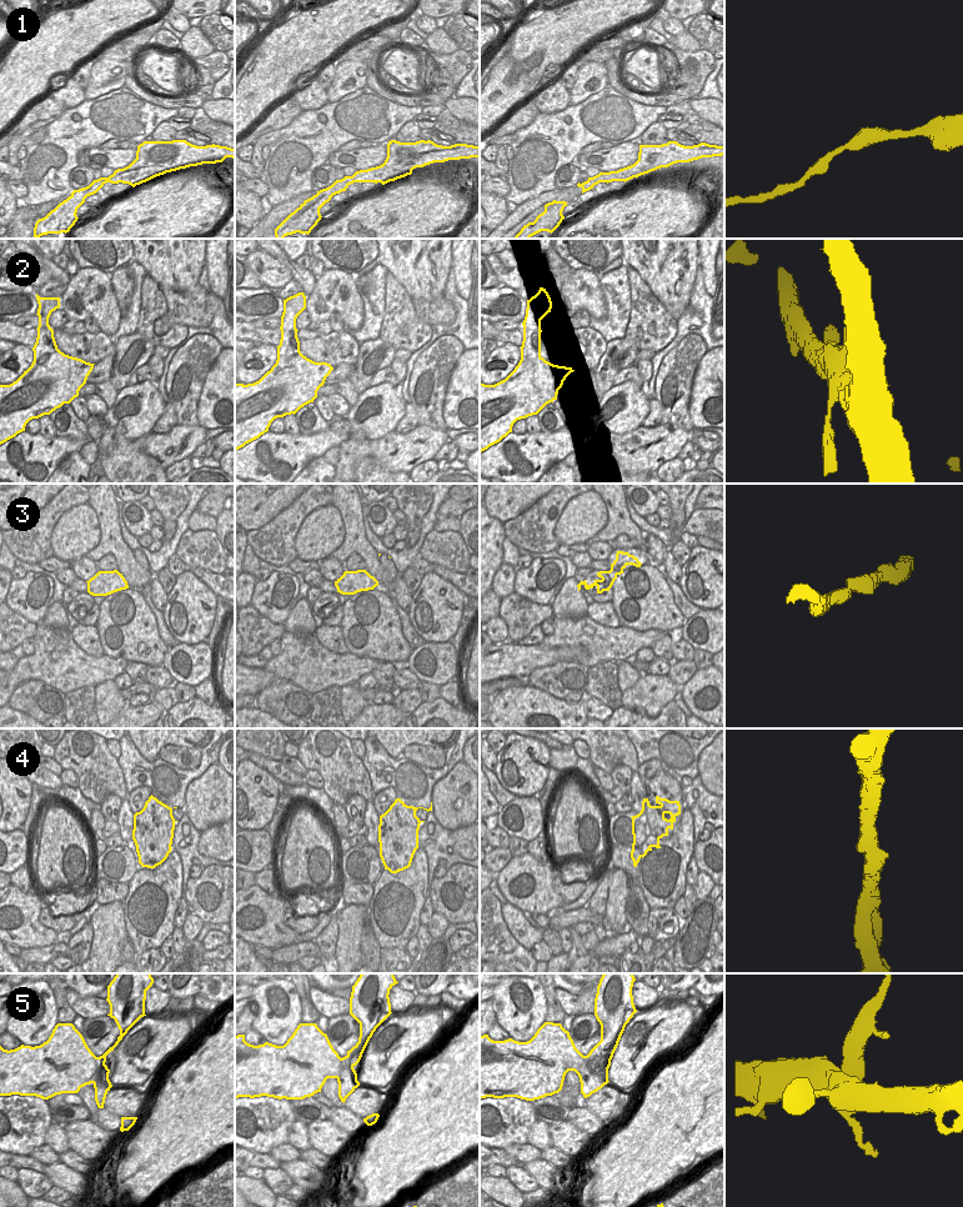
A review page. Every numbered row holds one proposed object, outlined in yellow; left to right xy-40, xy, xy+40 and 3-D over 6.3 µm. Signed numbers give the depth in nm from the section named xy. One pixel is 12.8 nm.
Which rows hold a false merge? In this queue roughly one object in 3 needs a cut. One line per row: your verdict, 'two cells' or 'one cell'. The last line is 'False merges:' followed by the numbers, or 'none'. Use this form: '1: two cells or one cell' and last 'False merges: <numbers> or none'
1: one cell
2: one cell
3: one cell
4: one cell
5: two cells
False merges: 5

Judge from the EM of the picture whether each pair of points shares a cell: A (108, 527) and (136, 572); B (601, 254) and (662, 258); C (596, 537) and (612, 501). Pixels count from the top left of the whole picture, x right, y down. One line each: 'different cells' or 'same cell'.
A: same cell
B: different cells
C: same cell

